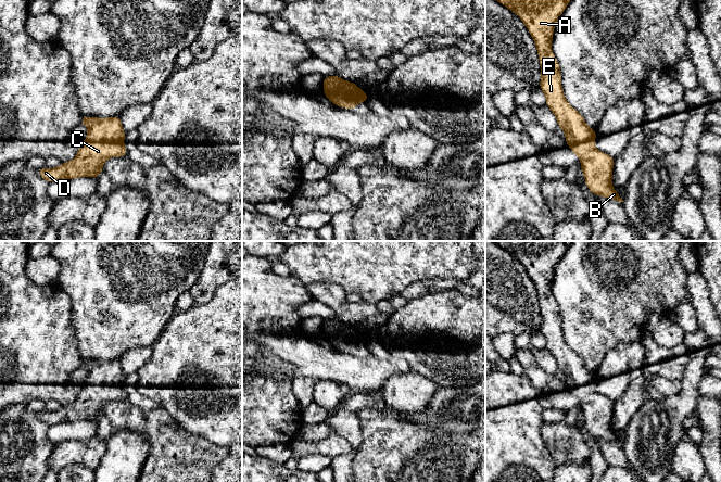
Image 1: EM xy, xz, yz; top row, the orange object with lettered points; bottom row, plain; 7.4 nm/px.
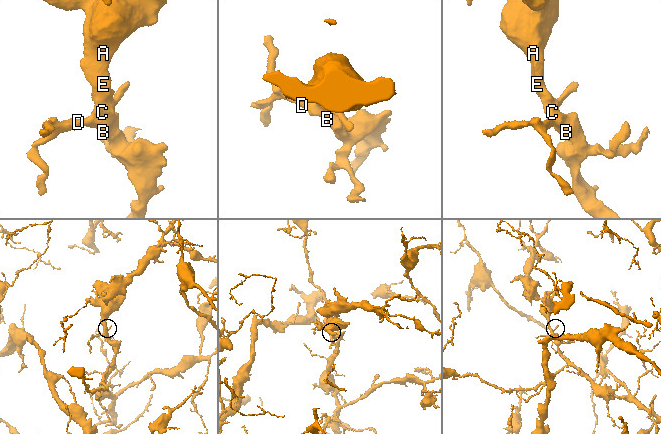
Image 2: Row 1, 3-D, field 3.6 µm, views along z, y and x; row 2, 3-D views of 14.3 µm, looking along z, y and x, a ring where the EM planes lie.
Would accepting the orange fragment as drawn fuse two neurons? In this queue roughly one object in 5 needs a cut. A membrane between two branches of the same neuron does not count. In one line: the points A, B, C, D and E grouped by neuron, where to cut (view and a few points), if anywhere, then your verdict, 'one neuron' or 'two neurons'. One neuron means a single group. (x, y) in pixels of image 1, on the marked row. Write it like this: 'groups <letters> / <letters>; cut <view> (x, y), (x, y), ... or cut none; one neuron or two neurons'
groups A B C D E; cut none; one neuron

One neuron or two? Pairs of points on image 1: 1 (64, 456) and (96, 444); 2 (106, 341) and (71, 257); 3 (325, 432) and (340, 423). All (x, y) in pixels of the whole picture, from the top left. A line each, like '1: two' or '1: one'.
1: one
2: one
3: two

